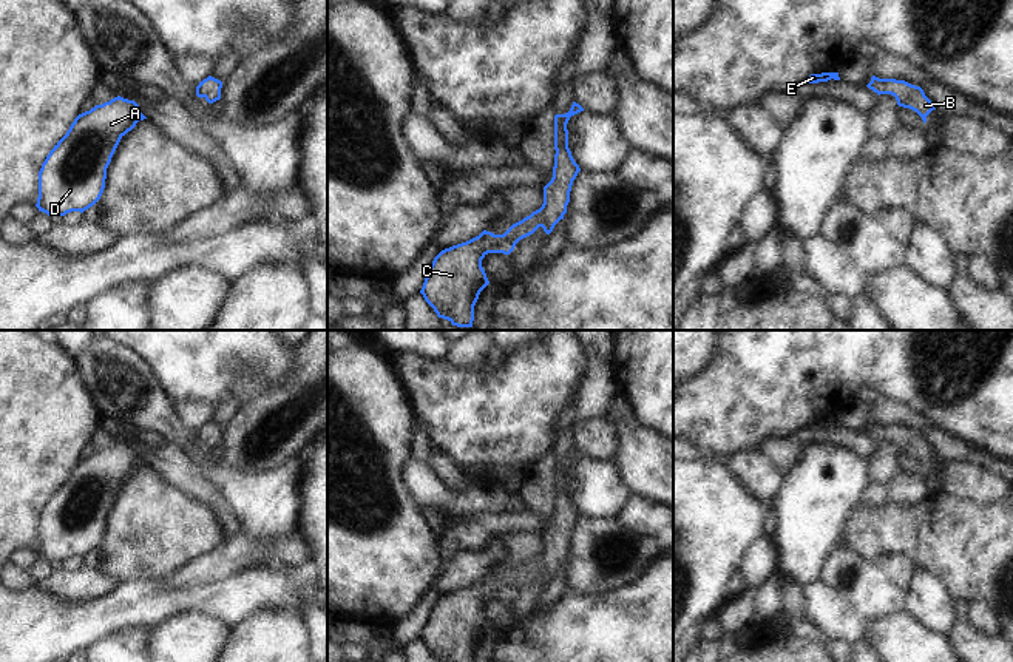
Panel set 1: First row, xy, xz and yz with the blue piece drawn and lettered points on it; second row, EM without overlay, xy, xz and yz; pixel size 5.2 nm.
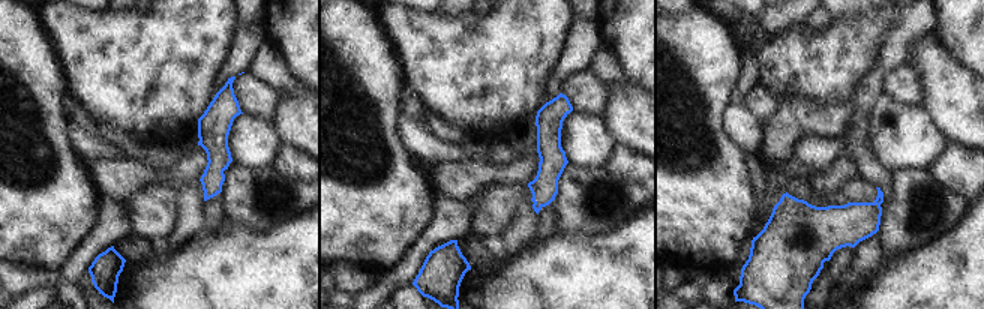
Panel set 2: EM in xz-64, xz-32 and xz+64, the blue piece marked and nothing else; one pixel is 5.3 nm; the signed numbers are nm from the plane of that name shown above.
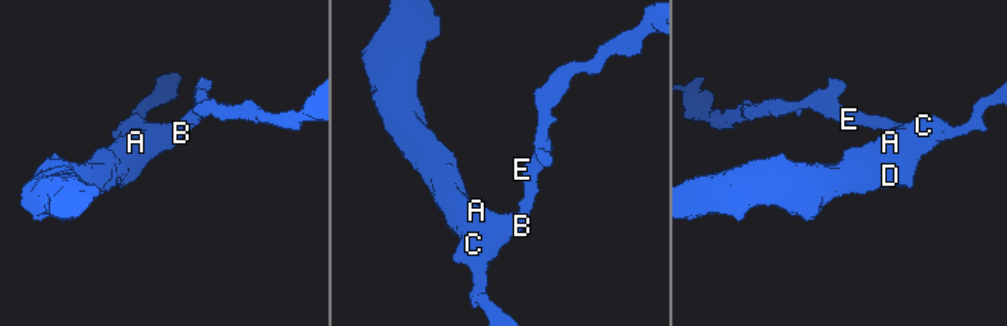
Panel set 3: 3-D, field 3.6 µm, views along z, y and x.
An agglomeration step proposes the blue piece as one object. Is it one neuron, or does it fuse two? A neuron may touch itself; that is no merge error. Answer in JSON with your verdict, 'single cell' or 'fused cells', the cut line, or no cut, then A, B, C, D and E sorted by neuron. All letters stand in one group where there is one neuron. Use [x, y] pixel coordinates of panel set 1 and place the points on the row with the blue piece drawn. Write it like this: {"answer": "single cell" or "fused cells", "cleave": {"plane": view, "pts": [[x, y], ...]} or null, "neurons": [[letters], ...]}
{"answer": "single cell", "cleave": null, "neurons": [["A", "B", "C", "D", "E"]]}

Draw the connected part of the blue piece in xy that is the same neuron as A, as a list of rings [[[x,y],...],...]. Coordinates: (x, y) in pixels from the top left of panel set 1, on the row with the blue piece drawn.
[[[120,96],[79,114],[42,164],[39,211],[65,216],[93,207],[120,139],[144,119],[139,105]]]

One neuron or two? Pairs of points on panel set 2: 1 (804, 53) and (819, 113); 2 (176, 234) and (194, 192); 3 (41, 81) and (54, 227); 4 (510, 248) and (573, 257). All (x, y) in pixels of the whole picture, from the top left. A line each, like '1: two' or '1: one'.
1: two
2: one
3: one
4: two

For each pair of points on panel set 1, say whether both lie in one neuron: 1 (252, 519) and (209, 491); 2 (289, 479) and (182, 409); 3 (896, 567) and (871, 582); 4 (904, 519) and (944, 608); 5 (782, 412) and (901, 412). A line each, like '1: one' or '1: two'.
1: two
2: two
3: two
4: two
5: two

